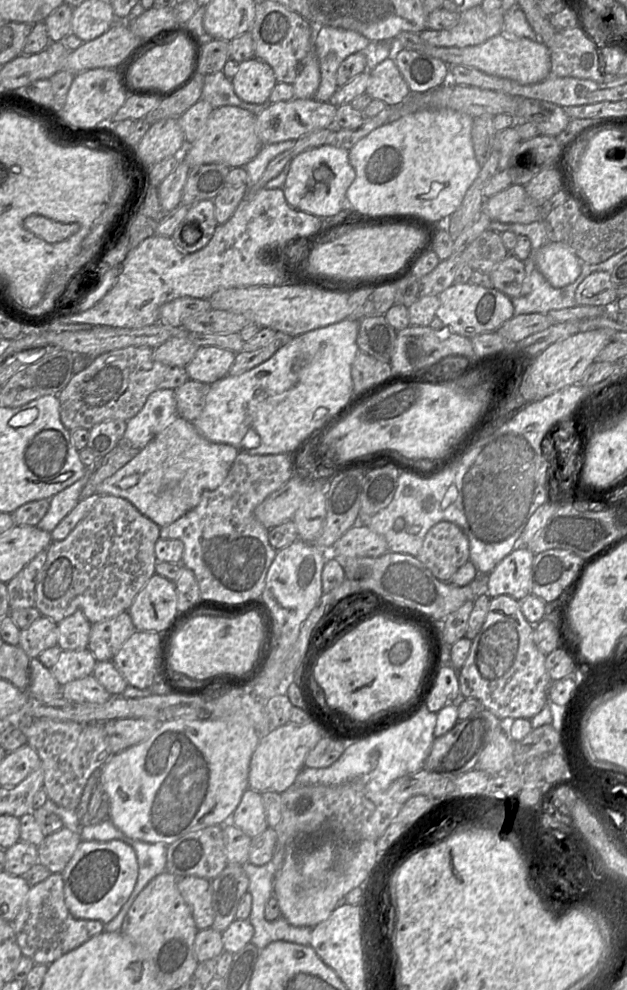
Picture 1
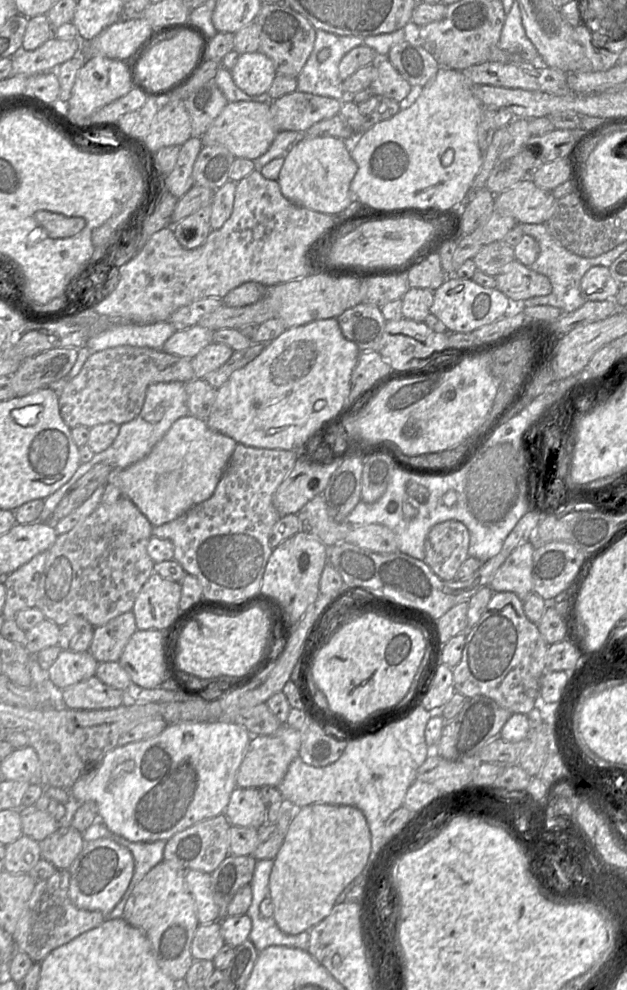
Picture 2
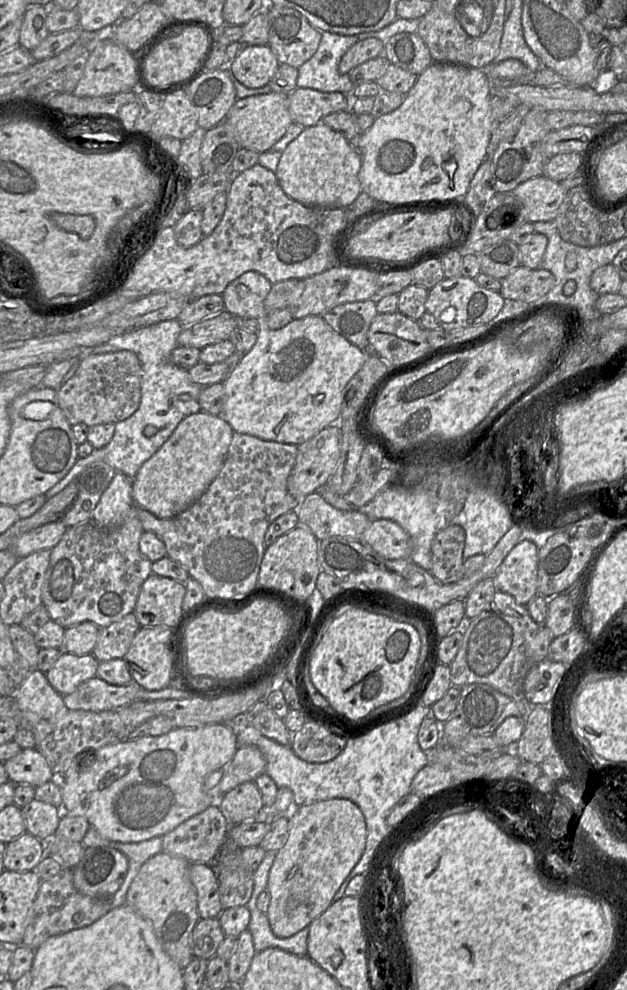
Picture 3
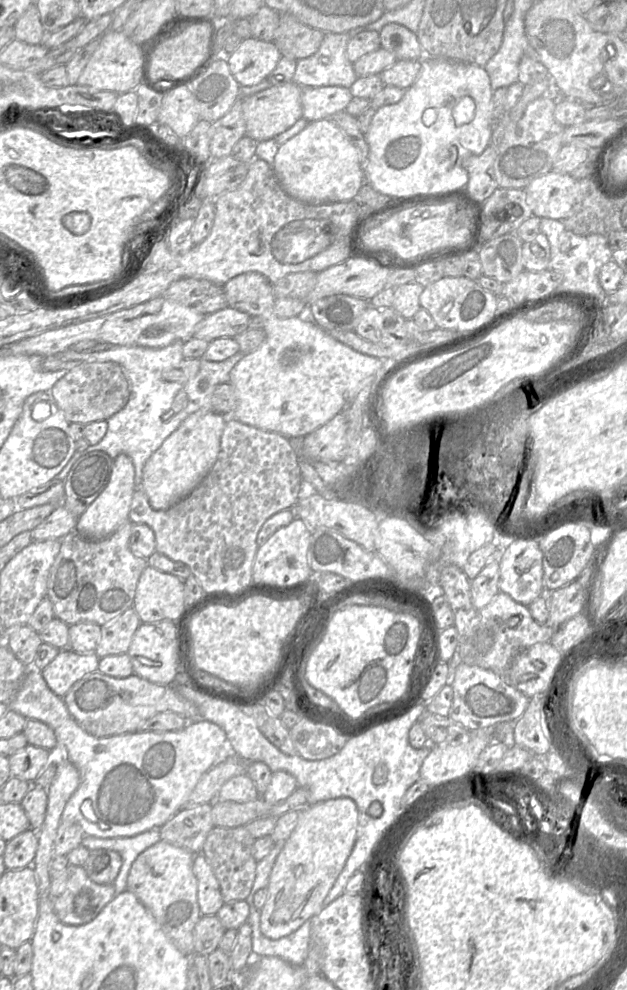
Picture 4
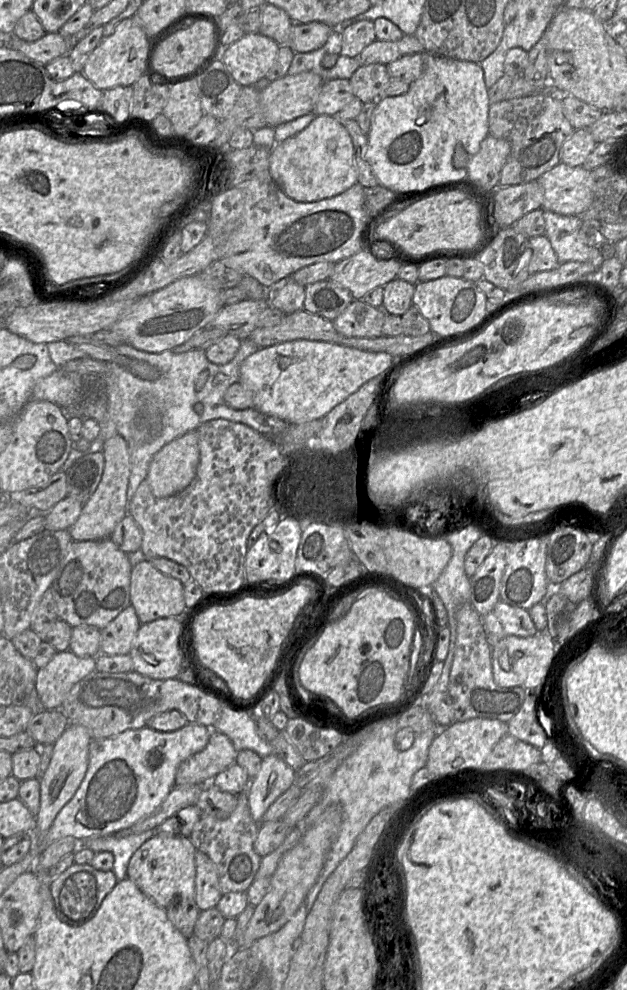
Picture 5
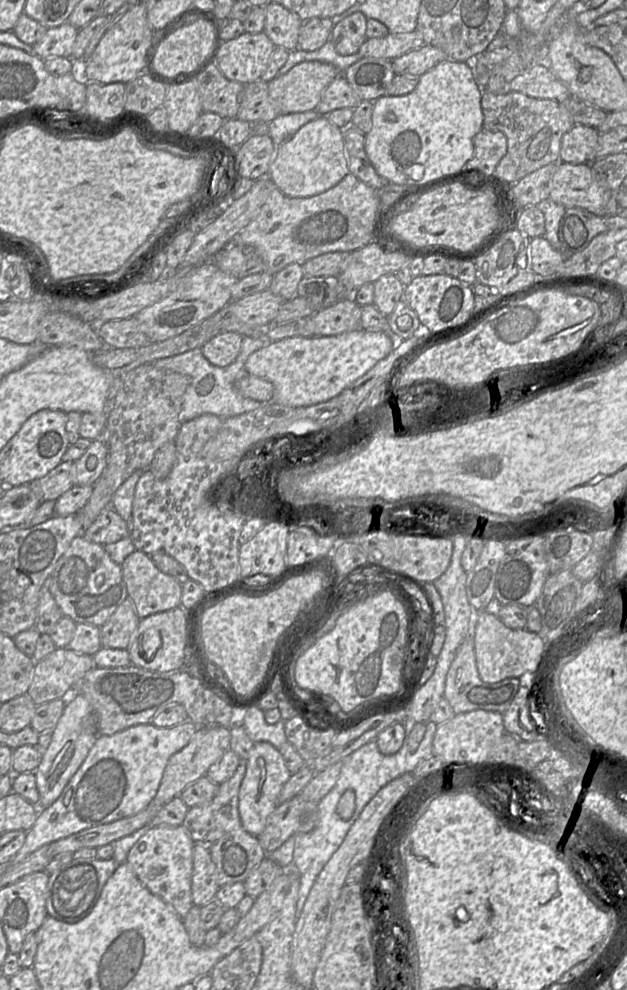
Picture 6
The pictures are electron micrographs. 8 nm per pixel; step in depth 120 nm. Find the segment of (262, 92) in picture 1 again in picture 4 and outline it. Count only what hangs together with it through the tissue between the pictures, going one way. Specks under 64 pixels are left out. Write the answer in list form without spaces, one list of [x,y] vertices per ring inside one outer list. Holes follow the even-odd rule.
[[[249,37],[225,57],[238,84],[248,87],[267,79],[282,55],[273,41],[267,42]]]

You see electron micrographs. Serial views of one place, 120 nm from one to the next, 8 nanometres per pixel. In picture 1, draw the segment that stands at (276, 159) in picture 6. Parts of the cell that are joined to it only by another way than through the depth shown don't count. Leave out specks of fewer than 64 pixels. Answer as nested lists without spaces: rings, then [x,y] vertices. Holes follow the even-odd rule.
[[[324,144],[308,149],[291,160],[290,170],[282,189],[291,207],[319,218],[325,218],[334,216],[342,210],[346,191],[355,177],[355,169],[349,161],[349,151]]]

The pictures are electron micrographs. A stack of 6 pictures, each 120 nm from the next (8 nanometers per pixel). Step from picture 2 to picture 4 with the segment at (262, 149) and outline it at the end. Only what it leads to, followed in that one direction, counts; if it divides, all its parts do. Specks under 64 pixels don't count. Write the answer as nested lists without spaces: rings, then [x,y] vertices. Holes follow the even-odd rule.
[[[288,82],[282,85],[271,85],[269,88],[242,98],[242,111],[246,123],[246,135],[256,142],[275,138],[278,134],[290,128],[302,116],[302,88],[296,83]]]

